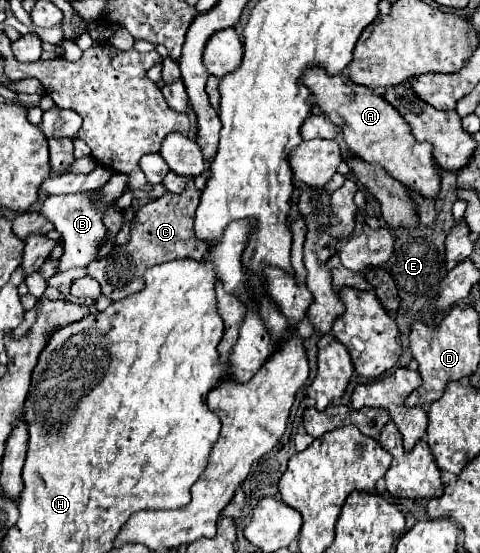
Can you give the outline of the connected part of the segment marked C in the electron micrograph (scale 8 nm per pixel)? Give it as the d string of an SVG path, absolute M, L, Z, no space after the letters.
M187 181L187 187L181 195L165 193L163 197L155 199L155 205L149 201L147 205L137 209L137 221L131 227L129 243L113 247L113 251L107 257L95 259L87 267L89 275L99 281L105 297L117 301L129 293L143 289L143 273L153 265L173 261L177 257L197 257L197 261L201 261L209 245L201 241L193 231L193 217L199 205L199 197L201 191L193 185L193 181Z

